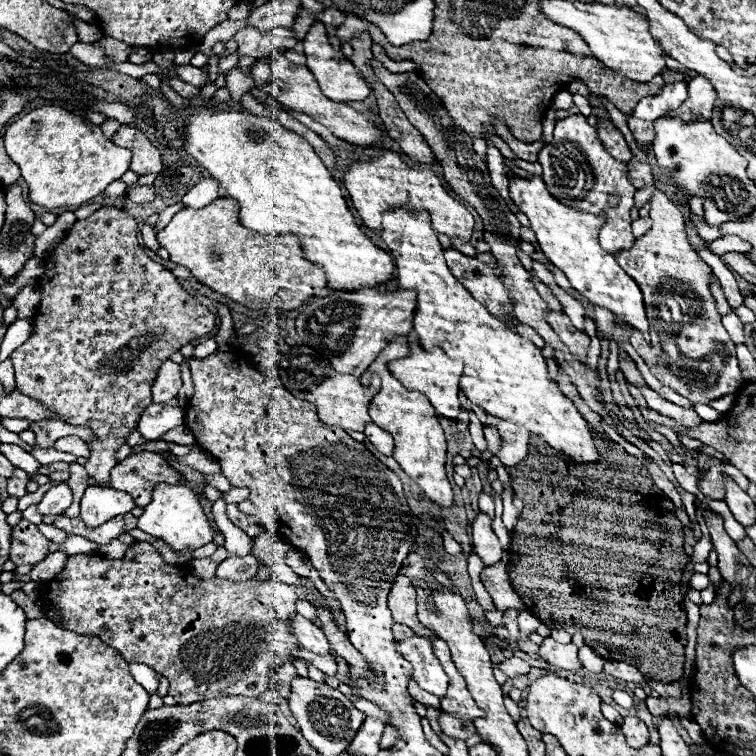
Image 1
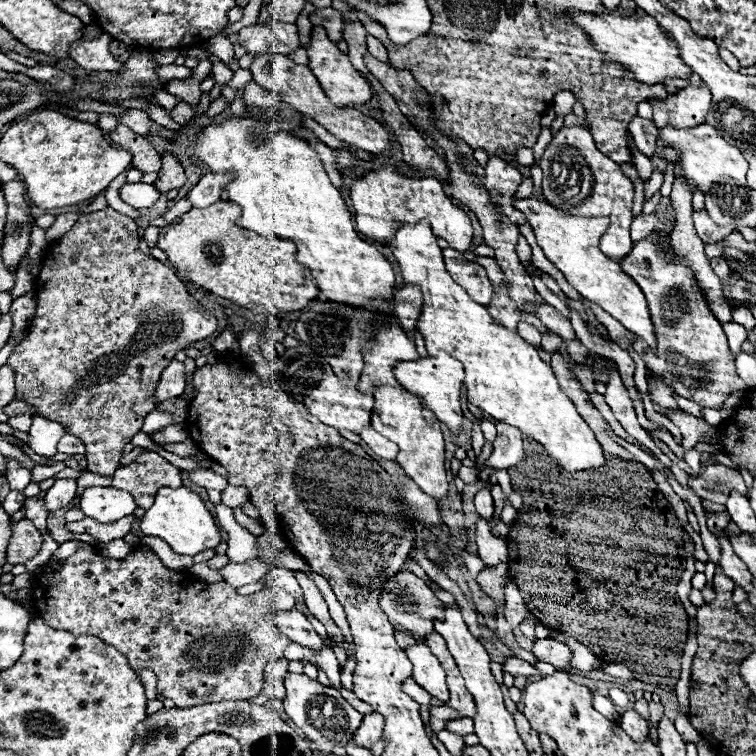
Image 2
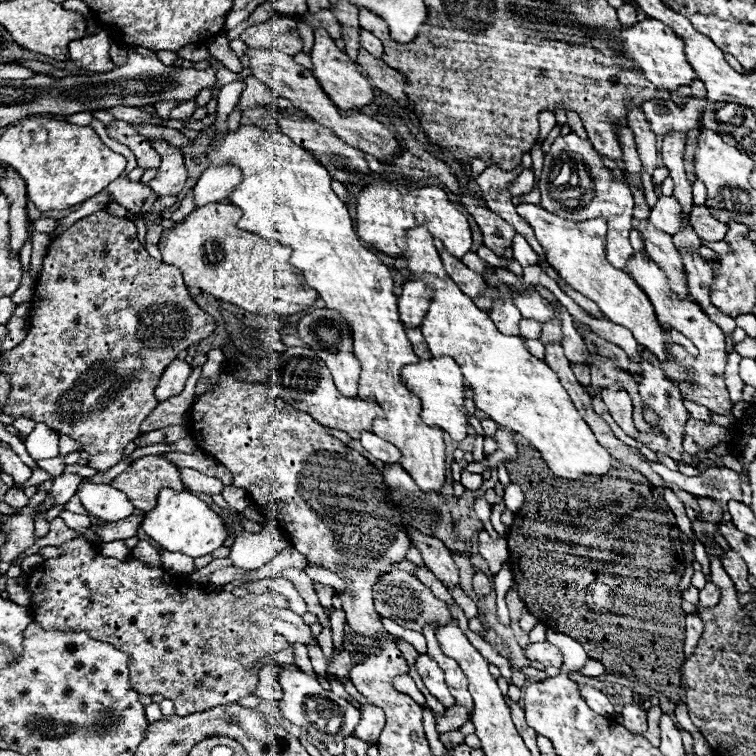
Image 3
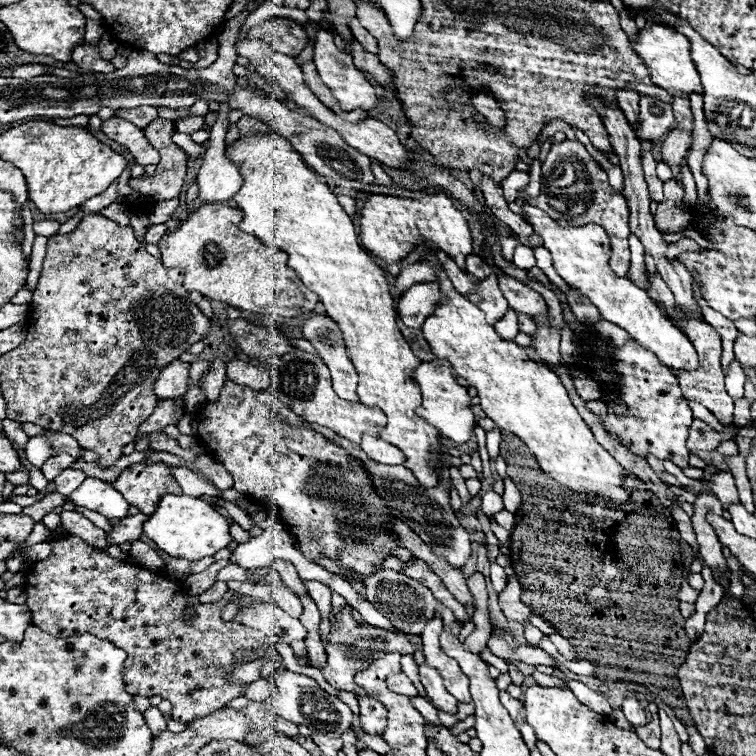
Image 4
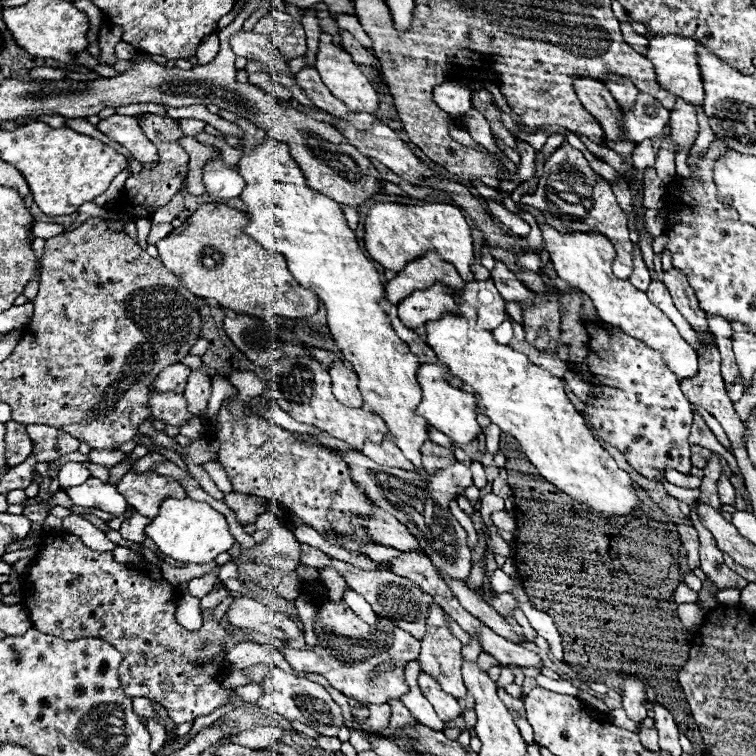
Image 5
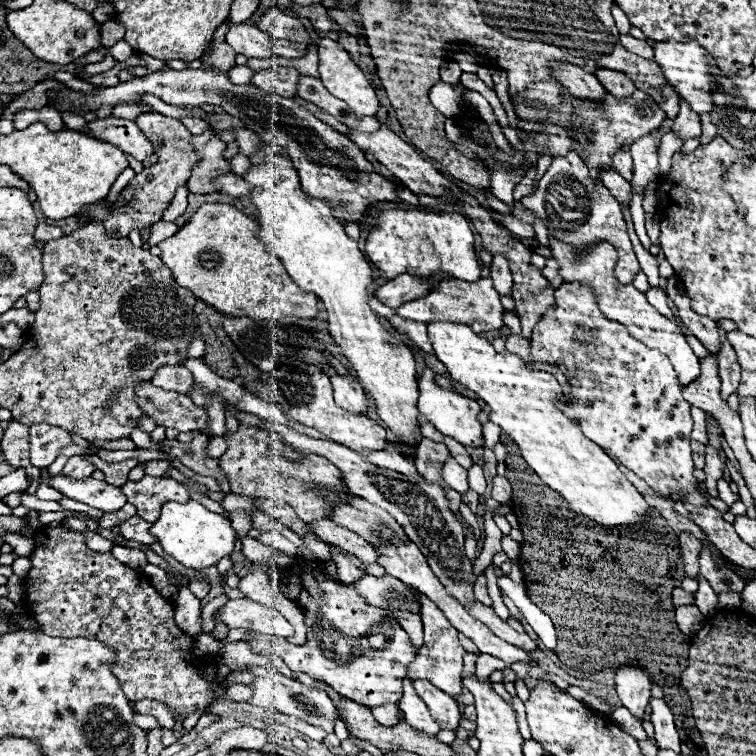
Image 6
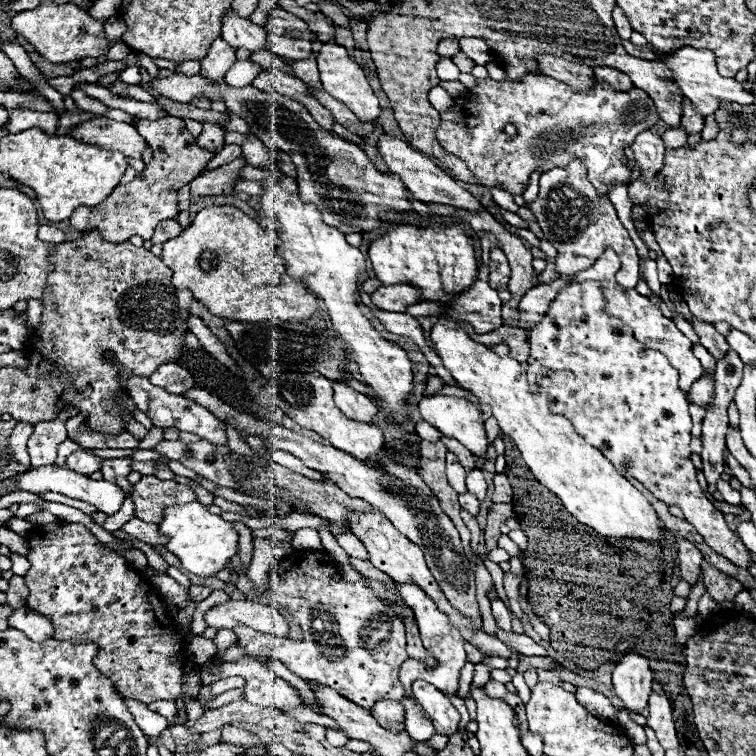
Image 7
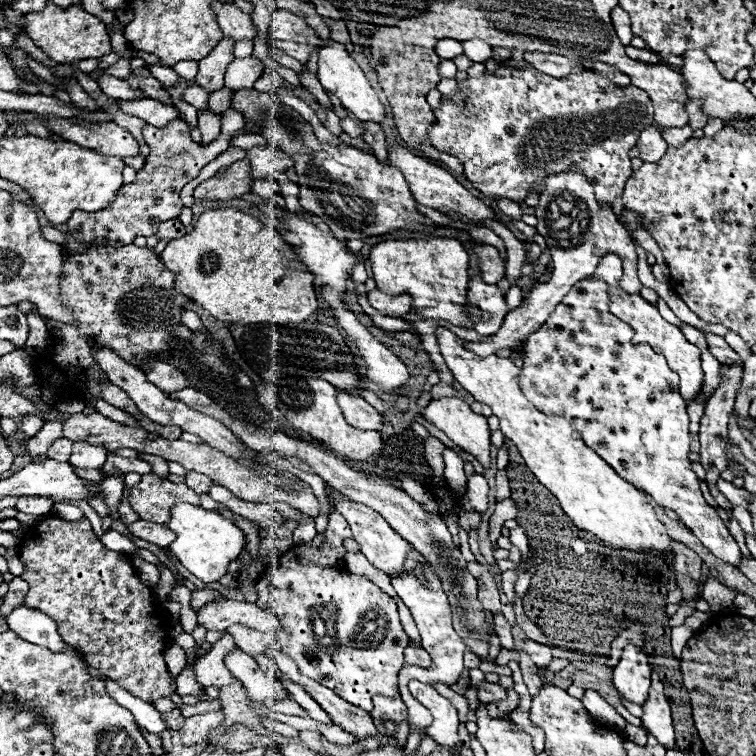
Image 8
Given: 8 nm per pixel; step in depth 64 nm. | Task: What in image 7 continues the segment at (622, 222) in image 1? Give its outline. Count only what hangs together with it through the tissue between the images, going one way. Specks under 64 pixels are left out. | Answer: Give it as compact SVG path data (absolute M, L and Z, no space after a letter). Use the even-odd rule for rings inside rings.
M572 160L566 168L554 168L540 176L540 194L536 202L530 202L530 210L538 218L538 226L544 232L546 240L552 242L556 248L556 274L558 278L550 284L540 284L524 294L524 298L518 304L518 324L516 328L530 332L540 324L540 320L546 316L548 306L556 300L556 296L572 284L572 276L576 276L580 270L588 270L596 258L606 250L612 248L620 260L622 268L616 276L616 282L624 286L626 290L636 288L638 284L638 254L636 248L622 226L622 222L616 216L616 210L608 196L598 196L594 186L586 178L586 168L580 164L580 160Z

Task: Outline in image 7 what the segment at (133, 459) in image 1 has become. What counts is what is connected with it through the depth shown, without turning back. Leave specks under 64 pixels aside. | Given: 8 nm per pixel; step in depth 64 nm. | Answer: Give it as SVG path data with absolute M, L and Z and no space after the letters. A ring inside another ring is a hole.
M142 476L142 480L132 486L130 498L140 520L160 524L160 518L164 518L164 506L172 506L172 502L192 502L196 500L196 492L190 486L178 484L174 480Z

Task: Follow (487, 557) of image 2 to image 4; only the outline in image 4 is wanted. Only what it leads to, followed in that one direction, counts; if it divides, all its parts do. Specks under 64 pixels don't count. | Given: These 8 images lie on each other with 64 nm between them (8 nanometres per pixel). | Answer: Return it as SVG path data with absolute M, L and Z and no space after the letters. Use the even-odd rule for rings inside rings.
M492 564L490 566L490 578L492 586L497 593L502 592L506 588L506 584L508 584L508 578L506 578L504 568L498 566L498 564Z

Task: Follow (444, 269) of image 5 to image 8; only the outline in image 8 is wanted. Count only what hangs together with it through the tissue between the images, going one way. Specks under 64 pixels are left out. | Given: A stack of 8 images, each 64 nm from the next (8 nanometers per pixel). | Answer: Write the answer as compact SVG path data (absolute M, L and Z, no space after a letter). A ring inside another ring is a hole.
M372 290L368 292L368 302L372 308L376 308L380 314L384 316L396 316L402 318L410 312L410 304L412 298L408 298L408 294L400 294L400 296L390 296L386 292L380 290Z

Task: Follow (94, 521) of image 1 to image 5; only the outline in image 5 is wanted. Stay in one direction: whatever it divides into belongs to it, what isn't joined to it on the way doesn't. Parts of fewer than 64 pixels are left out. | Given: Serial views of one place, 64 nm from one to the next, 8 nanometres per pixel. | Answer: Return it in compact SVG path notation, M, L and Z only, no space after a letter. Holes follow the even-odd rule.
M88 478L80 486L68 488L66 493L76 506L84 508L96 508L108 514L122 514L126 510L126 500L122 494L118 494L116 486L106 484L98 478Z

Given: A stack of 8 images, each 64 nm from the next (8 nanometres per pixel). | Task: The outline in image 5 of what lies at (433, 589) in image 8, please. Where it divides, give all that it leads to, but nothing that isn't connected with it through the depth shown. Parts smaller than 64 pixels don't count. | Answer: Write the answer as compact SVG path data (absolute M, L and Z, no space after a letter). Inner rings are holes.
M432 602L432 606L428 606L428 618L426 618L426 636L422 640L422 650L418 656L420 662L420 670L426 674L432 674L432 678L436 678L436 682L440 682L442 690L452 694L454 698L464 698L466 696L466 686L462 682L462 656L460 656L462 644L458 642L458 638L452 636L450 632L450 624L444 618L444 612L440 606L436 606Z

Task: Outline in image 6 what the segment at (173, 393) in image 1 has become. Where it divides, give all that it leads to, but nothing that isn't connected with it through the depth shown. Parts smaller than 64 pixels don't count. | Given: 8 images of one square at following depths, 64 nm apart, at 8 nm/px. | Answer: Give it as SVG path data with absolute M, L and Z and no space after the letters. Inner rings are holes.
M162 366L160 370L156 370L156 374L150 382L158 388L172 390L178 394L188 394L190 386L194 384L192 372L186 370L184 366Z

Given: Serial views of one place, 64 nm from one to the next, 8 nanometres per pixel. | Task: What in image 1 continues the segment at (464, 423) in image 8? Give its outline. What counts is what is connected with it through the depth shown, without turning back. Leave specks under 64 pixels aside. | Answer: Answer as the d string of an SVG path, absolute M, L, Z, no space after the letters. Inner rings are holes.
M410 340L410 356L400 358L390 362L390 372L396 380L400 380L408 390L416 390L422 392L430 404L434 406L438 416L456 420L460 414L460 402L458 402L458 390L460 390L460 376L462 376L462 362L452 360L450 356L446 356L440 348L436 348L434 352L426 352L420 348L418 342Z

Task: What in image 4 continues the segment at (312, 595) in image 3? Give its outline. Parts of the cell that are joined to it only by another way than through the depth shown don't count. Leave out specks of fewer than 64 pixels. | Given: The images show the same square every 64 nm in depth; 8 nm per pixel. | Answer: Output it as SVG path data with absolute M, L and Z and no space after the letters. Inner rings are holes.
M276 560L276 562L272 562L272 566L280 572L284 584L290 586L290 588L294 588L294 592L296 592L298 596L308 594L306 588L304 588L304 580L296 574L296 570L294 570L294 566L292 566L290 562L286 562L286 560Z

